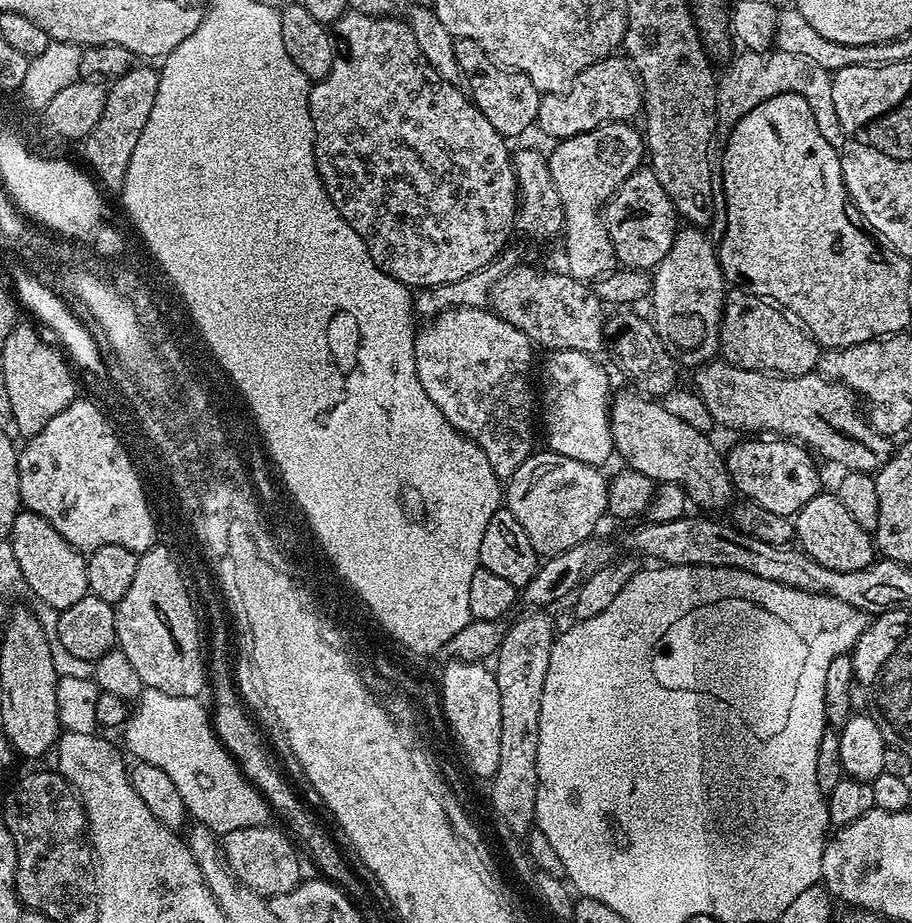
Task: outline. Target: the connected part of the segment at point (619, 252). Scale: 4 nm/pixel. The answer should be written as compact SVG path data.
M641 166L622 182L622 186L612 195L612 199L602 209L604 225L610 234L610 242L614 242L616 259L628 270L652 270L670 254L672 243L678 231L678 213L670 202L666 190L662 190L662 182L652 172L651 167Z

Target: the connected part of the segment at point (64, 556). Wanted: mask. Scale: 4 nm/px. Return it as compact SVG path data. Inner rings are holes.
M27 510L20 511L14 518L10 541L27 591L32 591L37 601L63 610L89 595L85 553L70 546L70 542L66 542L46 518Z

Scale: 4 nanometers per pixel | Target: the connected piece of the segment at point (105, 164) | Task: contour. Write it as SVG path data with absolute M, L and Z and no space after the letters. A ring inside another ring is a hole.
M133 66L115 77L104 93L102 116L98 122L94 122L94 130L90 130L90 134L82 141L84 160L96 171L95 179L105 189L108 187L116 194L124 191L130 154L134 154L134 146L138 146L138 138L142 138L142 126L146 126L146 118L150 118L150 106L154 106L154 94L158 92L159 81L160 74L155 67Z

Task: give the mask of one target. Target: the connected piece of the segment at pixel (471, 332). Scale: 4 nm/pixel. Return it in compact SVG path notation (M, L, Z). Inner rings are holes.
M484 306L447 308L445 312L440 312L421 324L424 325L421 328L419 325L416 332L414 358L418 370L418 382L422 382L422 390L426 390L428 401L434 406L438 406L438 410L442 410L446 422L450 422L452 428L457 428L461 436L466 436L469 440L474 441L482 450L482 454L486 454L486 458L490 458L490 466L494 466L496 476L501 478L512 476L514 470L518 470L518 466L522 466L522 462L526 462L526 458L534 451L534 445L532 445L532 351L534 351L534 345L532 340L526 338L526 334L522 334L522 330L510 326L510 322L506 322Z

